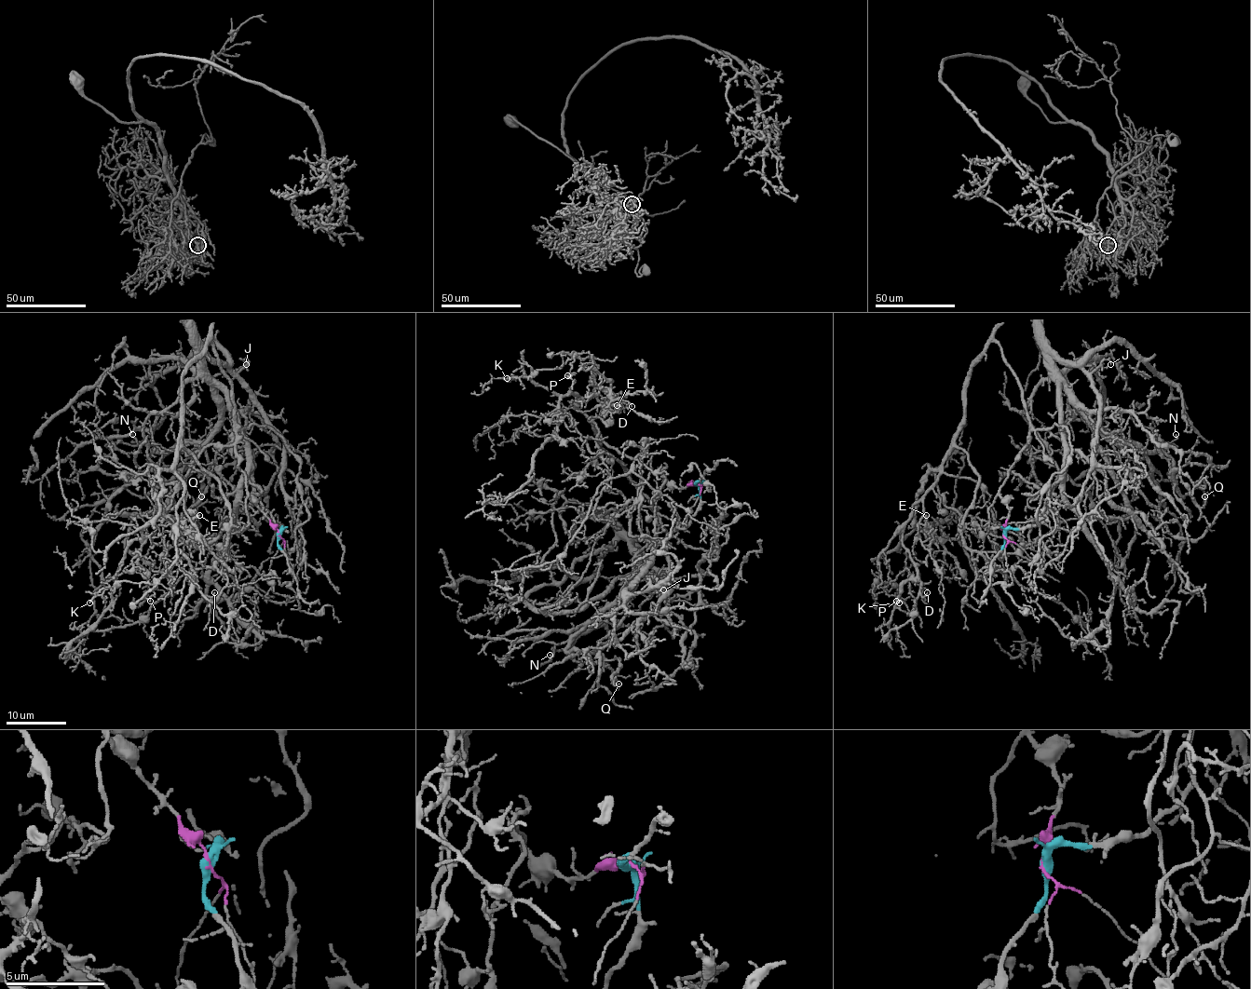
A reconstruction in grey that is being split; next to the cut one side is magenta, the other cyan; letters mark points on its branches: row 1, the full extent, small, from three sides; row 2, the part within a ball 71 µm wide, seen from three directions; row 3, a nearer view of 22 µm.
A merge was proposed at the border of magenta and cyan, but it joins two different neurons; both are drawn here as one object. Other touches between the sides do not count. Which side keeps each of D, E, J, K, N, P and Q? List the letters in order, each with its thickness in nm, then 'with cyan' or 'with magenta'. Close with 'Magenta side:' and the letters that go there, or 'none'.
D: 100 nm | with magenta
E: 150 nm | with magenta
J: 60 nm | with cyan
K: 170 nm | with magenta
N: 140 nm | with cyan
P: 110 nm | with magenta
Q: 160 nm | with cyan
Magenta side: D, E, K, P

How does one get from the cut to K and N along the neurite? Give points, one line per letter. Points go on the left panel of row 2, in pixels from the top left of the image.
K: (278, 534), (247, 492), (231, 384), (210, 342), (182, 378), (175, 561), (153, 583), (118, 580), (89, 602)
N: (278, 534), (248, 478), (233, 400), (216, 384), (218, 425), (201, 441), (152, 451), (131, 434)

